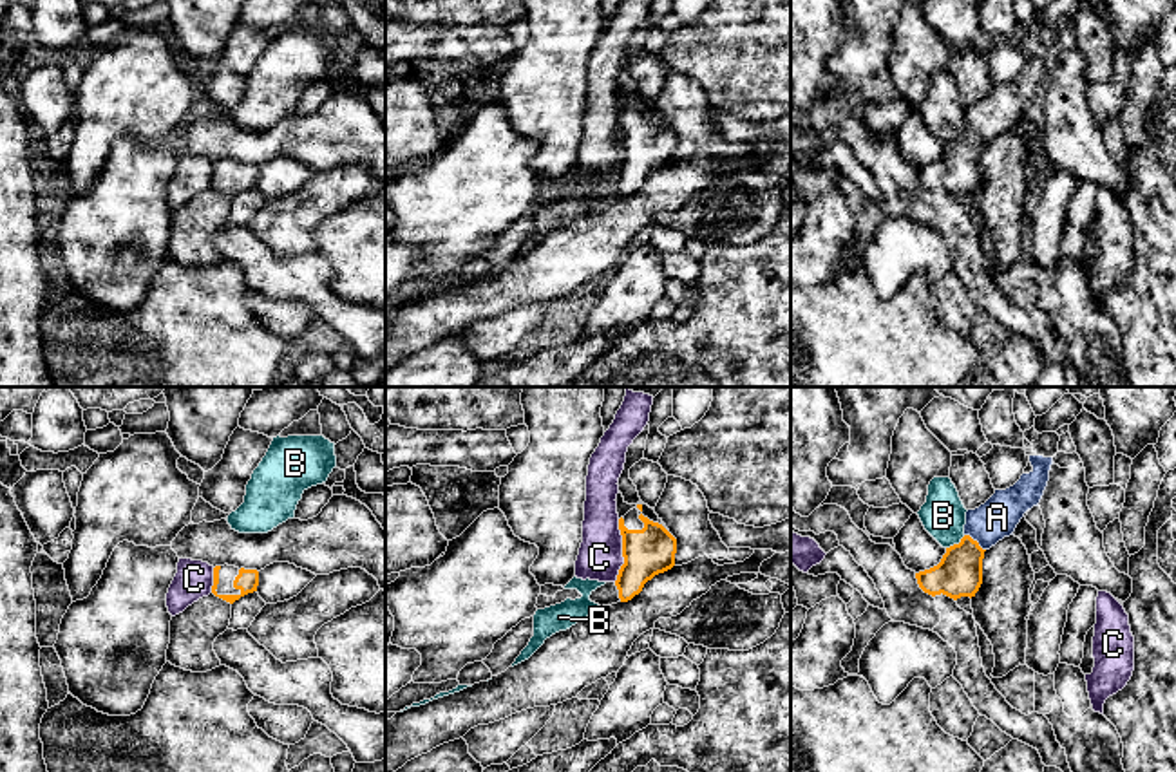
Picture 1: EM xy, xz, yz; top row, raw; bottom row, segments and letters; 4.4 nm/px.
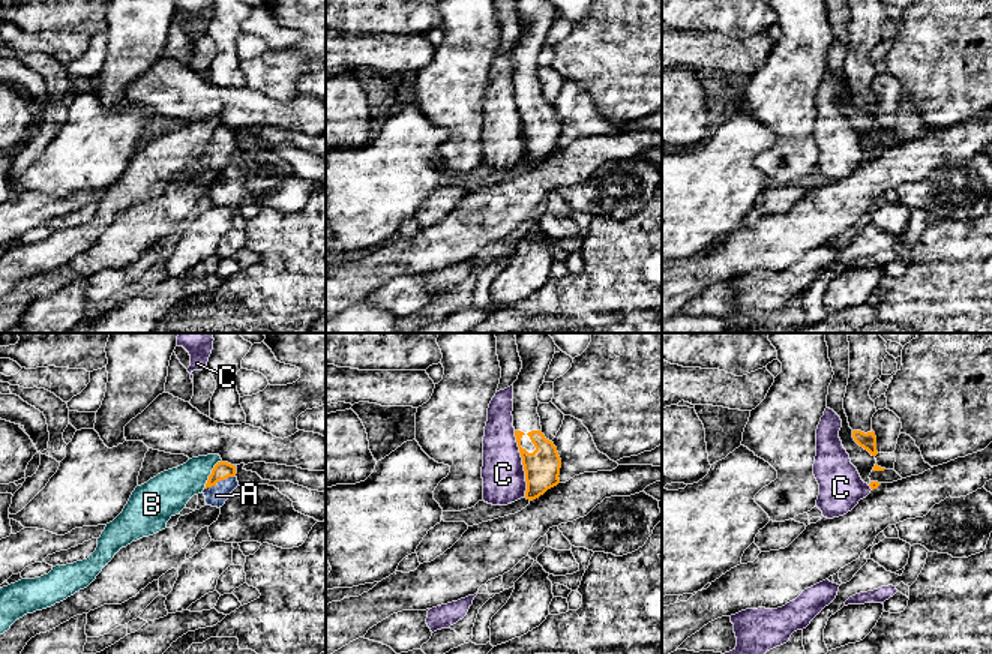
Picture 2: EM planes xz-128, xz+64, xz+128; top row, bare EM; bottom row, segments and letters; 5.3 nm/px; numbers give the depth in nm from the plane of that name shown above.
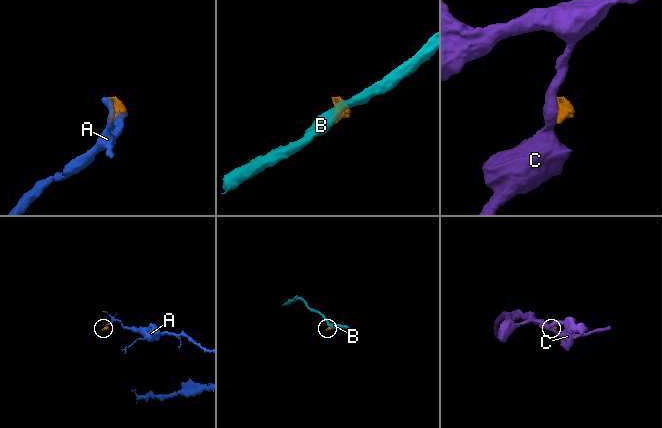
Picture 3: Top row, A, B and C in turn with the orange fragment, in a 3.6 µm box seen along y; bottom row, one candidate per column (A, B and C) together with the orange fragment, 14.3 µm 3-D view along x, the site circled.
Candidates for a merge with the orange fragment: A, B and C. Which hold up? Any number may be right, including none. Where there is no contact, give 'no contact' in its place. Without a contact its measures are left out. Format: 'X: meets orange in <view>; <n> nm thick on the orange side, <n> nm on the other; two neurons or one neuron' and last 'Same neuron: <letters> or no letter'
A: meets orange in yz; 200 nm thick on the orange side, 180 nm on the other; one neuron
B: meets orange in yz; 200 nm thick on the orange side, 200 nm on the other; two neurons
C: meets orange in xz; 220 nm thick on the orange side, 190 nm on the other; two neurons
Same neuron: A

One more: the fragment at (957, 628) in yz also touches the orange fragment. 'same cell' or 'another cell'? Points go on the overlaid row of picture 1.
another cell

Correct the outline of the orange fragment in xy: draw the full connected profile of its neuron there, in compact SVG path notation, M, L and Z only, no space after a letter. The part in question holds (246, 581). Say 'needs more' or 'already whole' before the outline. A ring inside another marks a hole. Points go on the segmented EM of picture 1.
needs more; M215 566L212 593L230 604L241 597L257 591L259 571L235 566Z

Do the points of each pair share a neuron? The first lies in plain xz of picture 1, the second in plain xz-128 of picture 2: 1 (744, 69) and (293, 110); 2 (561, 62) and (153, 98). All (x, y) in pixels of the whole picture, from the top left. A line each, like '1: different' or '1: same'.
1: different
2: different

